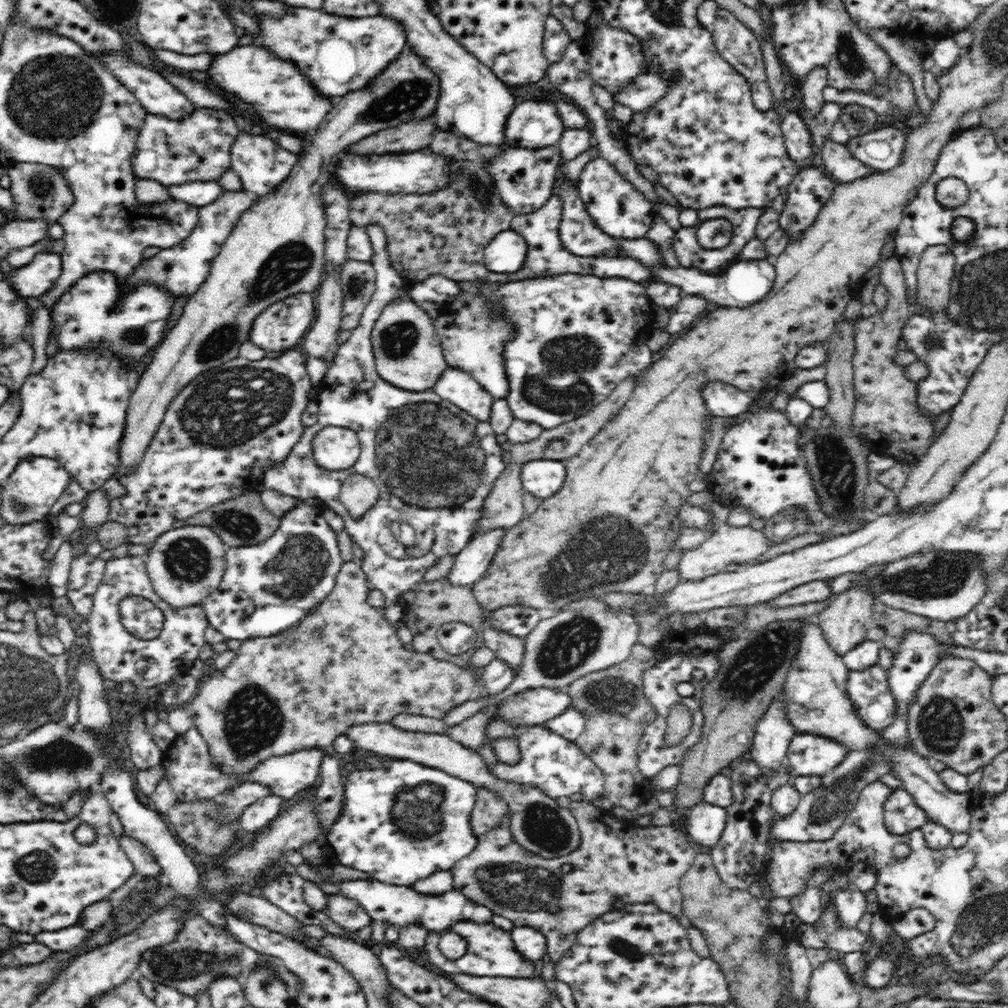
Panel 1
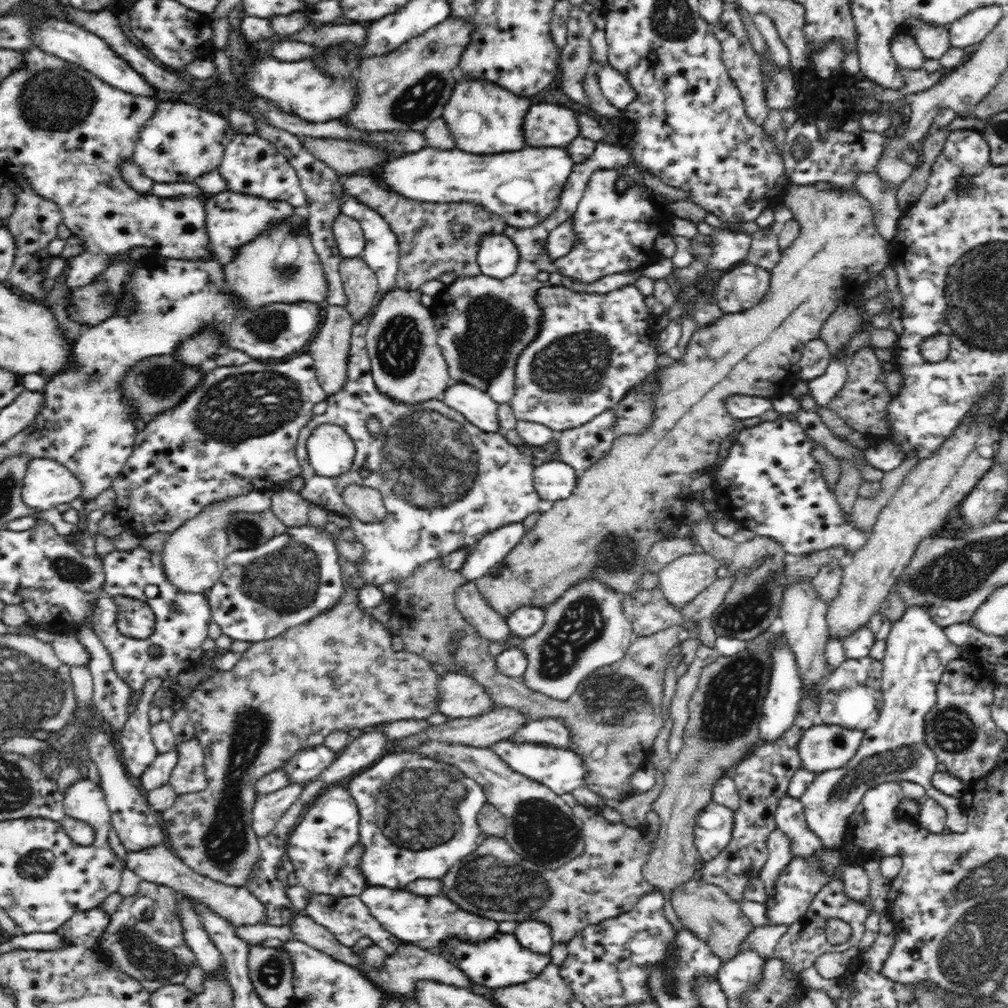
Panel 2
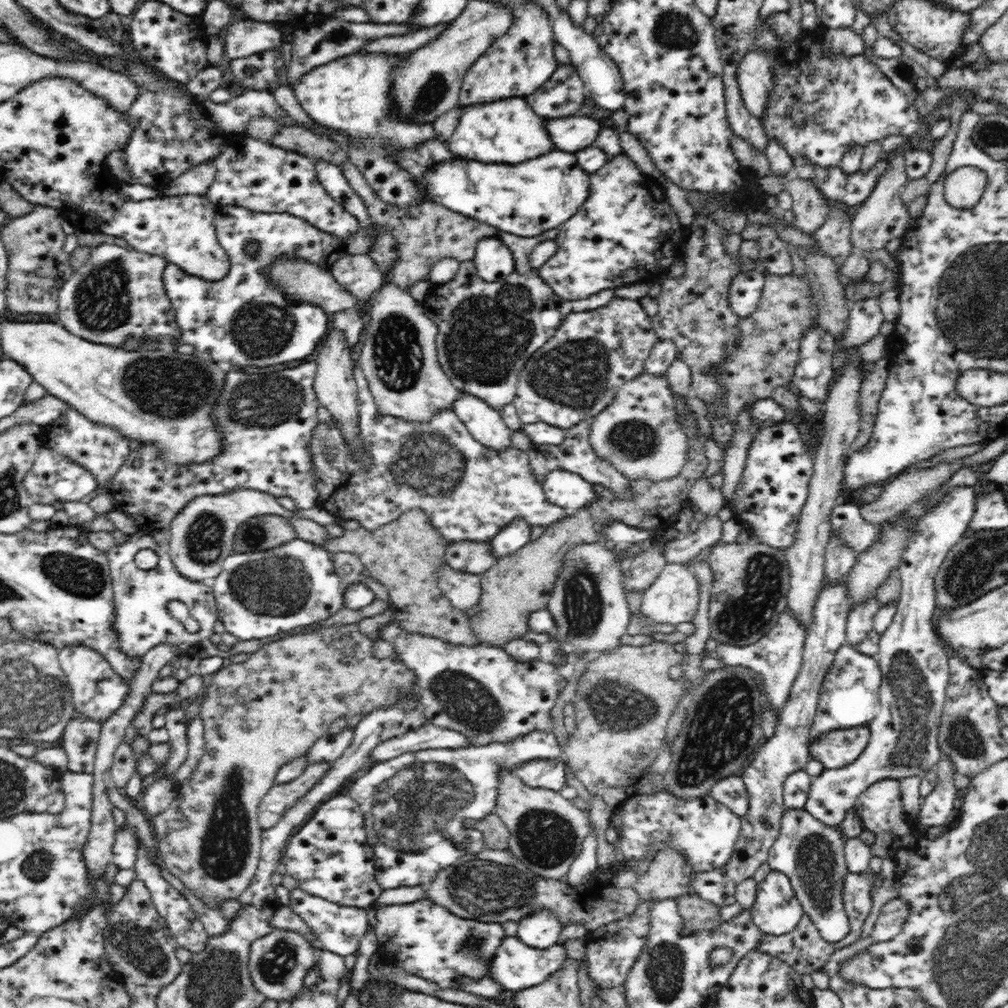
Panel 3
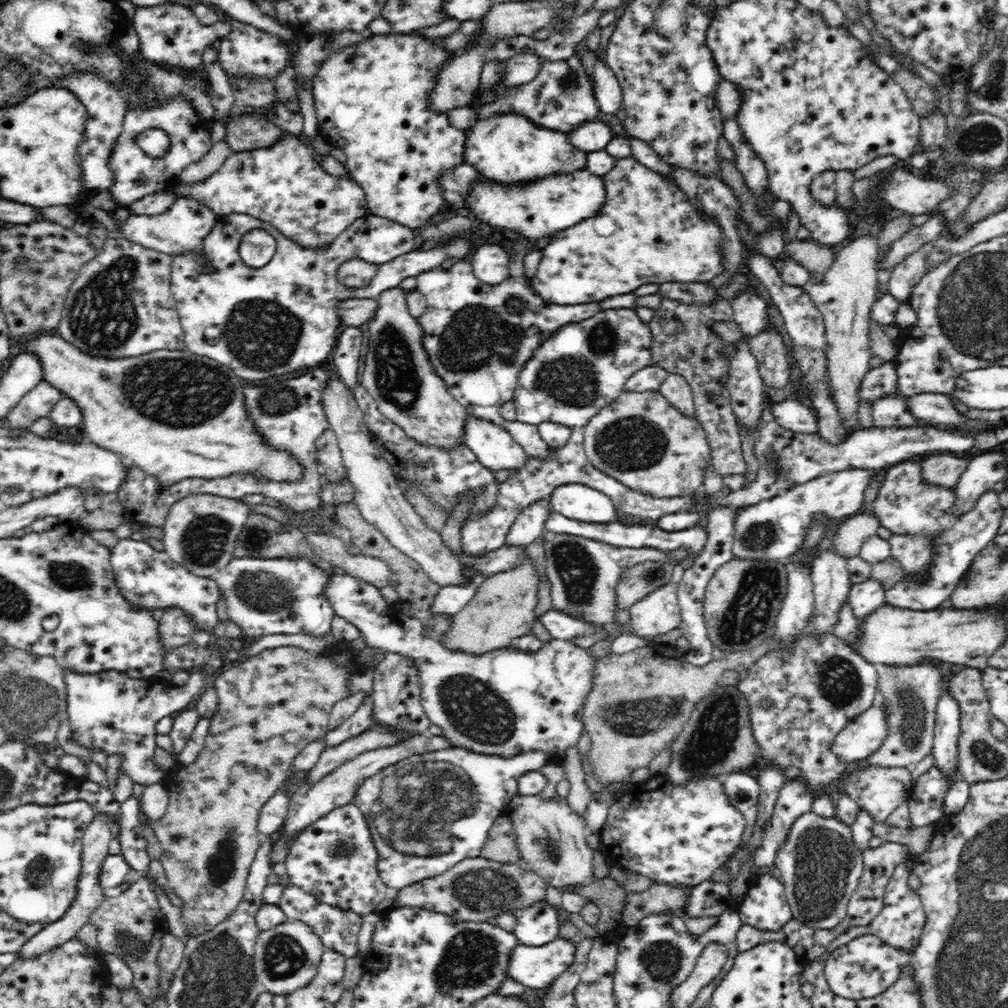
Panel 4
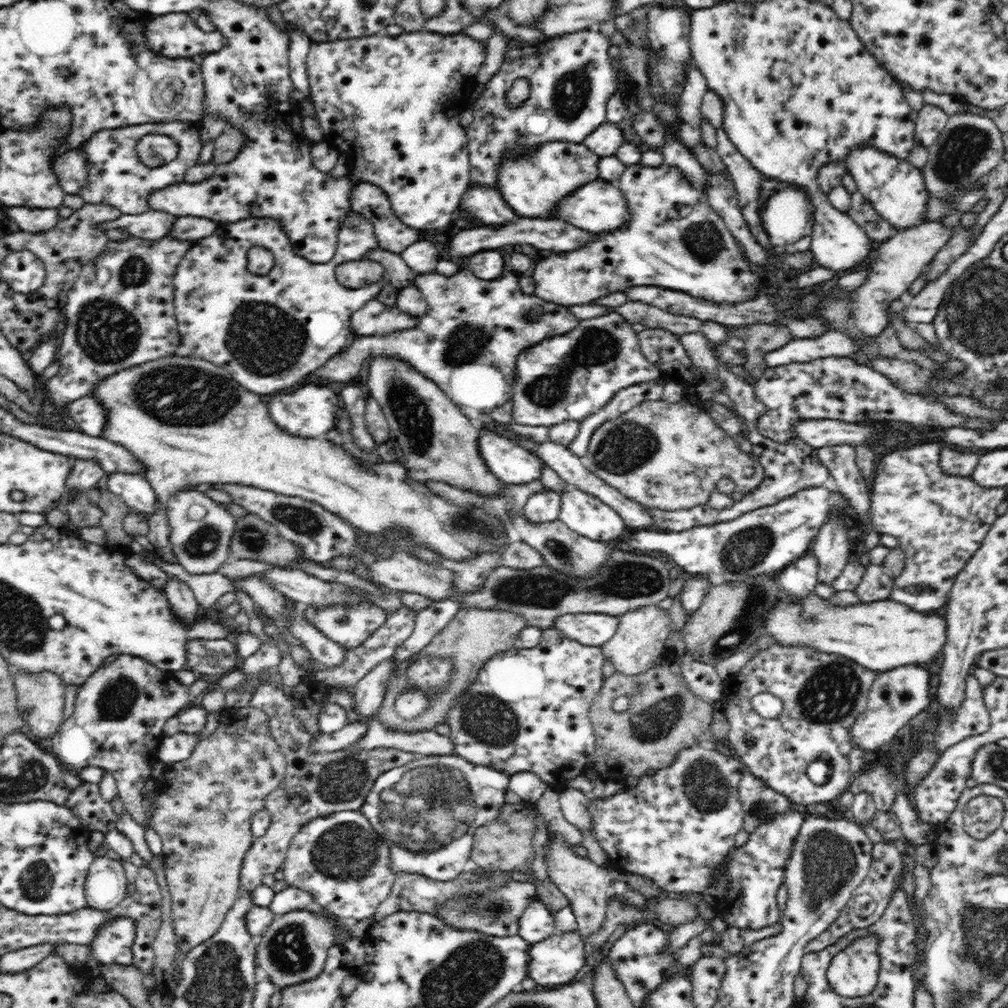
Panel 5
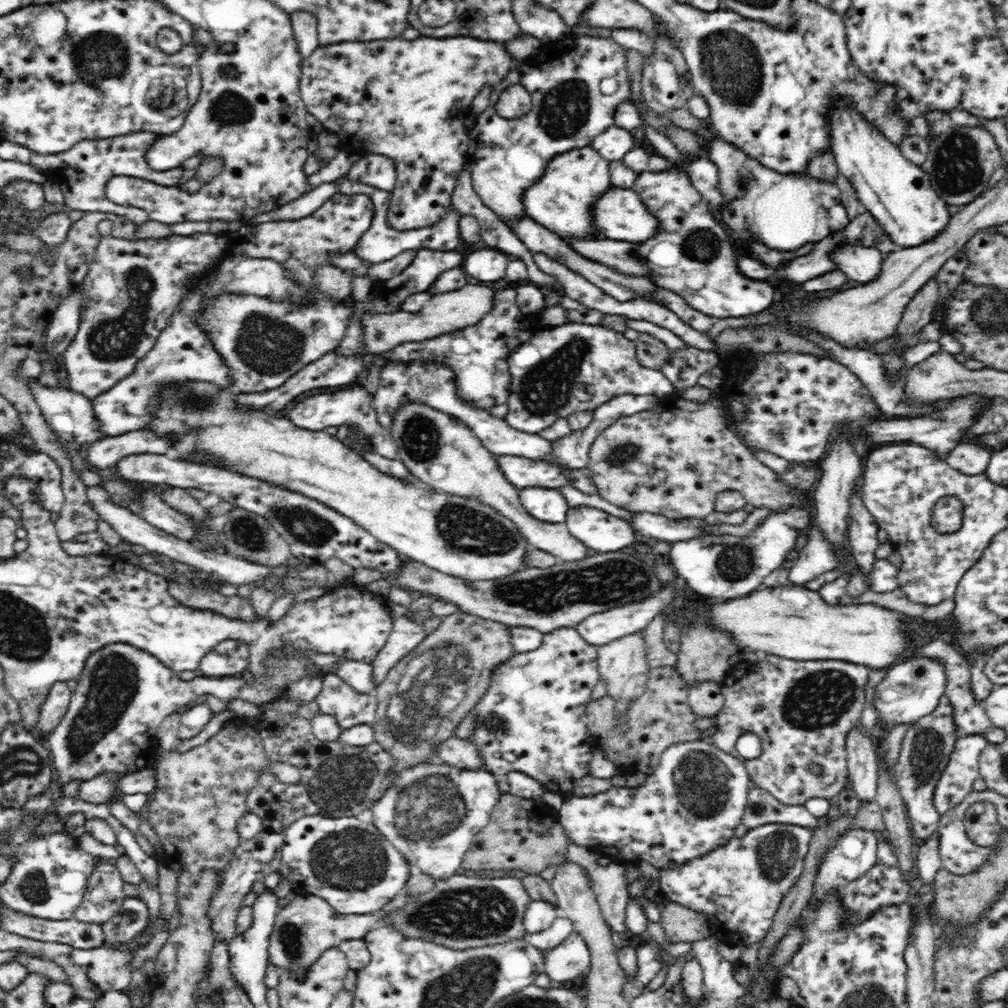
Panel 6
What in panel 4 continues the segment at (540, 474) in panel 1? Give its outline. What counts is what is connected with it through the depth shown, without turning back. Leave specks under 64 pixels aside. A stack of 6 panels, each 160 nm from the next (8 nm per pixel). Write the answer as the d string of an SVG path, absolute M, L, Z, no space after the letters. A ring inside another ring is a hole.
M584 484L558 486L548 499L552 511L572 520L600 524L618 520L611 498Z

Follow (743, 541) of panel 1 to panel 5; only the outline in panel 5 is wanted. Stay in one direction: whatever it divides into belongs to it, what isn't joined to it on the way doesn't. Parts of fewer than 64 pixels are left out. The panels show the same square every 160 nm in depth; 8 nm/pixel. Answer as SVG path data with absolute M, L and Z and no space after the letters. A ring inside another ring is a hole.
M656 604L637 607L620 615L619 619L616 634L601 646L604 662L610 661L615 672L620 671L625 675L642 674L659 661L658 656L664 654L668 634L672 630L671 619L667 610L661 610Z

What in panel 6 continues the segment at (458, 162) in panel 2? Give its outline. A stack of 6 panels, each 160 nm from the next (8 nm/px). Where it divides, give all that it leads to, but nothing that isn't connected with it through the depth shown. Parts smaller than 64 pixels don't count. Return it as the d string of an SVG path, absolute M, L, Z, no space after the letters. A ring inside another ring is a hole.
M609 187L607 191L590 209L593 224L606 239L628 241L633 244L643 243L659 233L659 220L657 216L646 208L640 195L634 189Z

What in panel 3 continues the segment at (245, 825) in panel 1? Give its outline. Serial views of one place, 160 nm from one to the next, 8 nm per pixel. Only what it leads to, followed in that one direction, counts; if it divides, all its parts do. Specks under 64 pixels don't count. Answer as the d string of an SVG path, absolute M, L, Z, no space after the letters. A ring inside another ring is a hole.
M332 760L312 762L304 772L284 784L274 785L261 800L258 811L258 821L263 830L269 830L280 822L280 818L290 810L312 787L323 778L332 766Z

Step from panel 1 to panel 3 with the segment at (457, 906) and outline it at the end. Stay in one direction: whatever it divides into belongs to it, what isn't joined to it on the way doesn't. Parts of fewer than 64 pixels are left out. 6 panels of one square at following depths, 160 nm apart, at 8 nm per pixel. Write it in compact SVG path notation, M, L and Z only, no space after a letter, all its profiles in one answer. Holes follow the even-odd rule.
M421 899L414 903L373 904L376 915L374 931L376 933L383 965L390 963L393 968L409 976L420 977L438 985L442 989L463 989L462 979L480 980L489 977L489 964L497 948L506 938L501 923L480 922L474 919L460 918L452 911L437 906L430 899Z

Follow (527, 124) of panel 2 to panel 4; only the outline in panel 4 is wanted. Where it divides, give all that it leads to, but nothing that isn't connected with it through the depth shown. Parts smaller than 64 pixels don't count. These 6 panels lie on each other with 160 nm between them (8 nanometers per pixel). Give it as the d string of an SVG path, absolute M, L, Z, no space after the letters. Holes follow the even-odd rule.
M602 120L585 122L573 131L568 132L569 142L577 150L582 152L592 152L605 150L615 138L612 136L609 125Z

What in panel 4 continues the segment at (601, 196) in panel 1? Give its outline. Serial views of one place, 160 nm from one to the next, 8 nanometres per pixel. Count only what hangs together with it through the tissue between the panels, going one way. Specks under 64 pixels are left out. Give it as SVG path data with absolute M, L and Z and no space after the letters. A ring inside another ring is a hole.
M634 157L617 159L614 166L603 176L605 184L605 203L604 206L592 218L584 219L566 230L557 231L551 238L551 241L542 249L542 258L536 274L530 280L534 290L550 304L556 305L575 305L576 303L601 302L605 298L618 296L618 294L628 294L640 288L643 284L664 284L664 283L706 283L725 271L725 262L723 262L723 232L720 223L699 212L691 203L690 198L677 185L672 178L666 178L659 172L650 170L647 166L640 164Z

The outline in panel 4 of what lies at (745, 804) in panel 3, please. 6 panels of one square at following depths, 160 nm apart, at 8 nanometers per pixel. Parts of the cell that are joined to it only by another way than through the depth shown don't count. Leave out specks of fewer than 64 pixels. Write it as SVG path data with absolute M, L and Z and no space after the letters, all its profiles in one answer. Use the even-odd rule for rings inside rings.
M735 771L725 774L722 779L726 794L735 807L748 820L748 824L756 824L761 791L757 778L747 773Z

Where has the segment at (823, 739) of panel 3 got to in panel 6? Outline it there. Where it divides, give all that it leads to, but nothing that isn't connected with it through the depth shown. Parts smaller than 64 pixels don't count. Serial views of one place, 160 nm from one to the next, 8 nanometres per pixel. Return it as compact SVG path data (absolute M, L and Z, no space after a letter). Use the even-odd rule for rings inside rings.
M913 656L889 667L886 678L876 688L876 710L884 724L912 724L932 714L947 687L946 667L943 662L927 656Z

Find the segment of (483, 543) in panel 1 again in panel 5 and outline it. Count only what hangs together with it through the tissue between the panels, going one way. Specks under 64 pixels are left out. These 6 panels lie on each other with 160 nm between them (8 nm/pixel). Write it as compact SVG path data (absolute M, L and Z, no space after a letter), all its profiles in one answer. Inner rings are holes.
M544 490L526 498L522 511L530 524L538 525L544 522L554 522L559 518L560 509L561 496L556 492Z

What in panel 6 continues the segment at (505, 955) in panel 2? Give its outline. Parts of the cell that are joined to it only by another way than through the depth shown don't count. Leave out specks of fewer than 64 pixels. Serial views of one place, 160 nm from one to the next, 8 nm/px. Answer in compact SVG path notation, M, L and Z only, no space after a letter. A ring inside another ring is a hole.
M576 931L545 955L543 968L555 982L574 980L591 966L590 949Z

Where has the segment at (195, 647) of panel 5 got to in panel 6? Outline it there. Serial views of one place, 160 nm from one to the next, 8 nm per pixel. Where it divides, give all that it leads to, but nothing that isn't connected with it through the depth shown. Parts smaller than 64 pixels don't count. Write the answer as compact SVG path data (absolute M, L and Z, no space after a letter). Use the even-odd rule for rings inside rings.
M223 640L202 660L199 673L206 677L230 677L249 666L250 647L243 640Z

